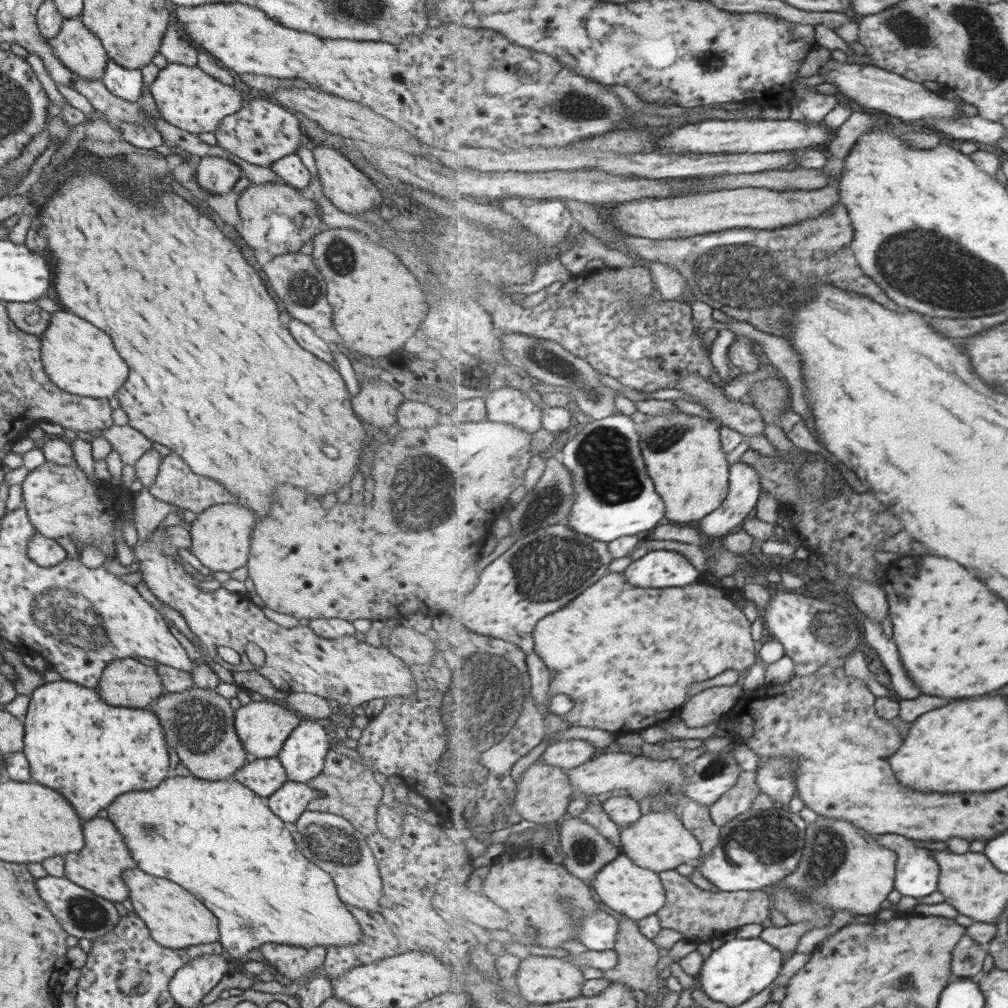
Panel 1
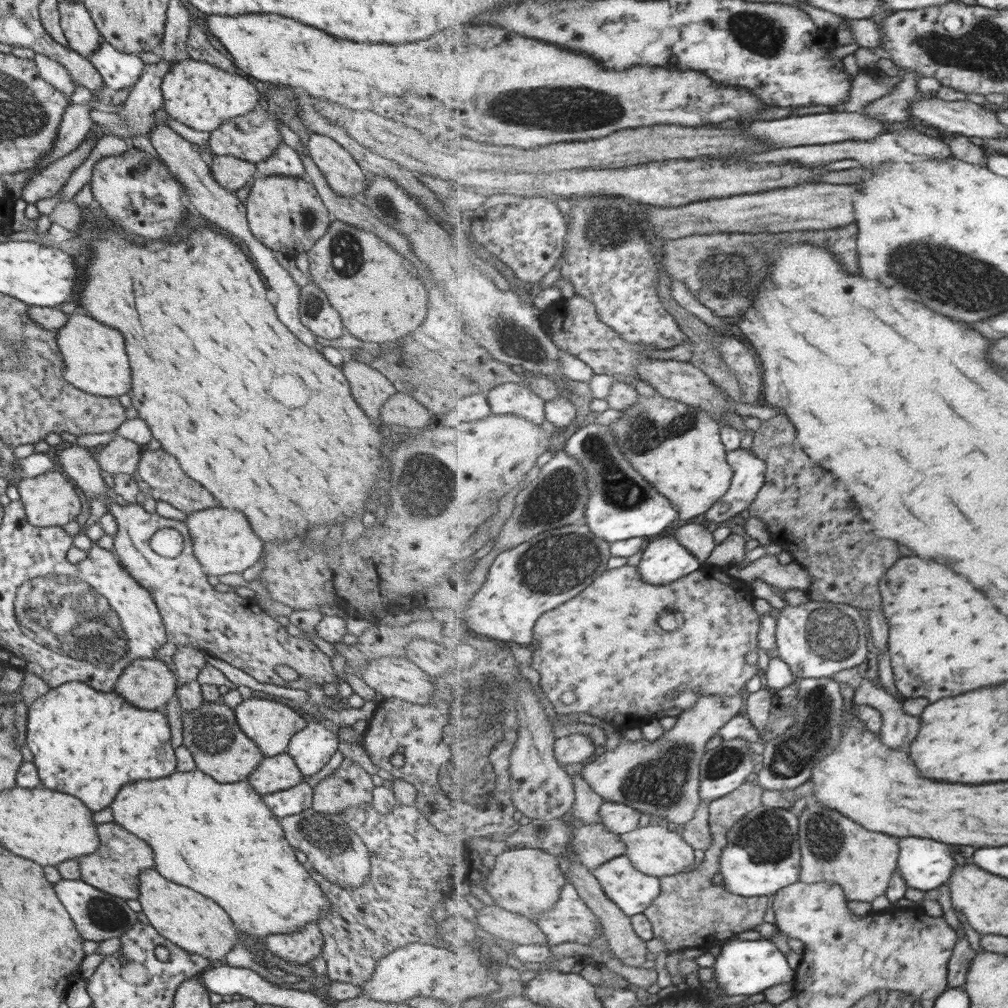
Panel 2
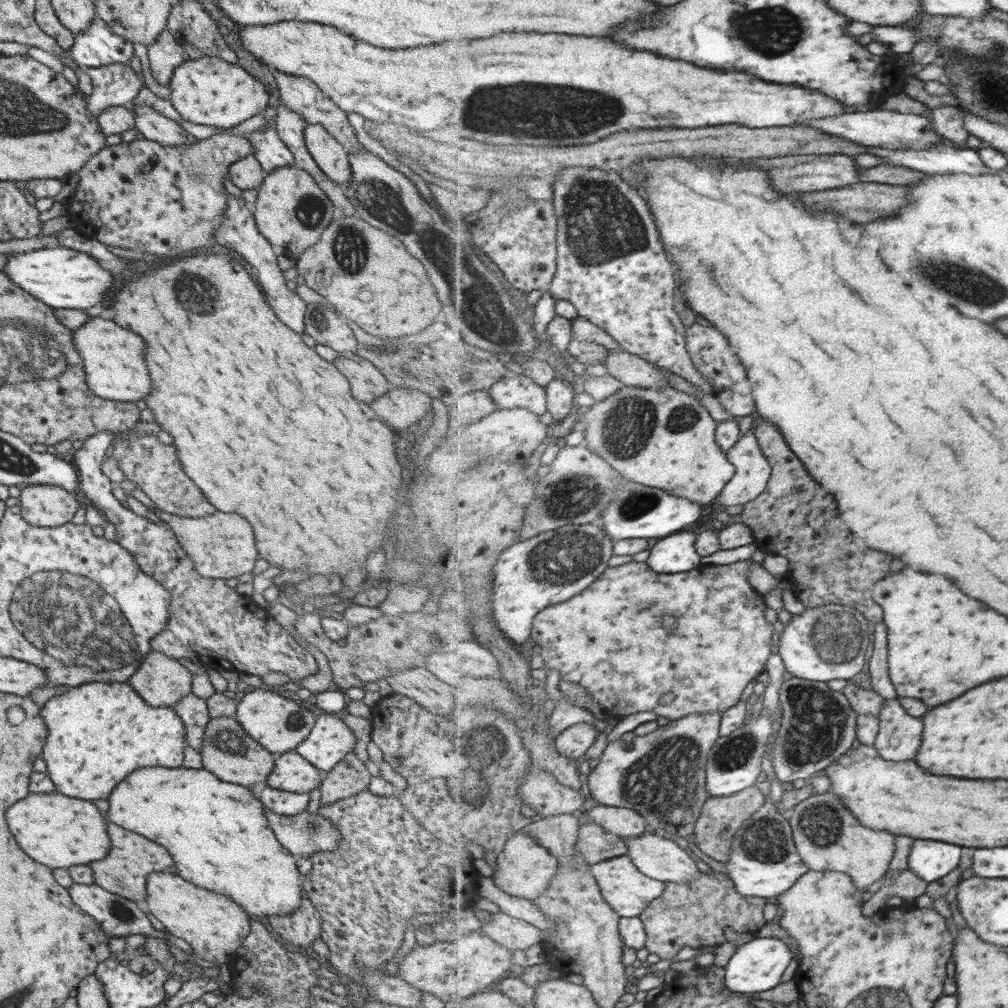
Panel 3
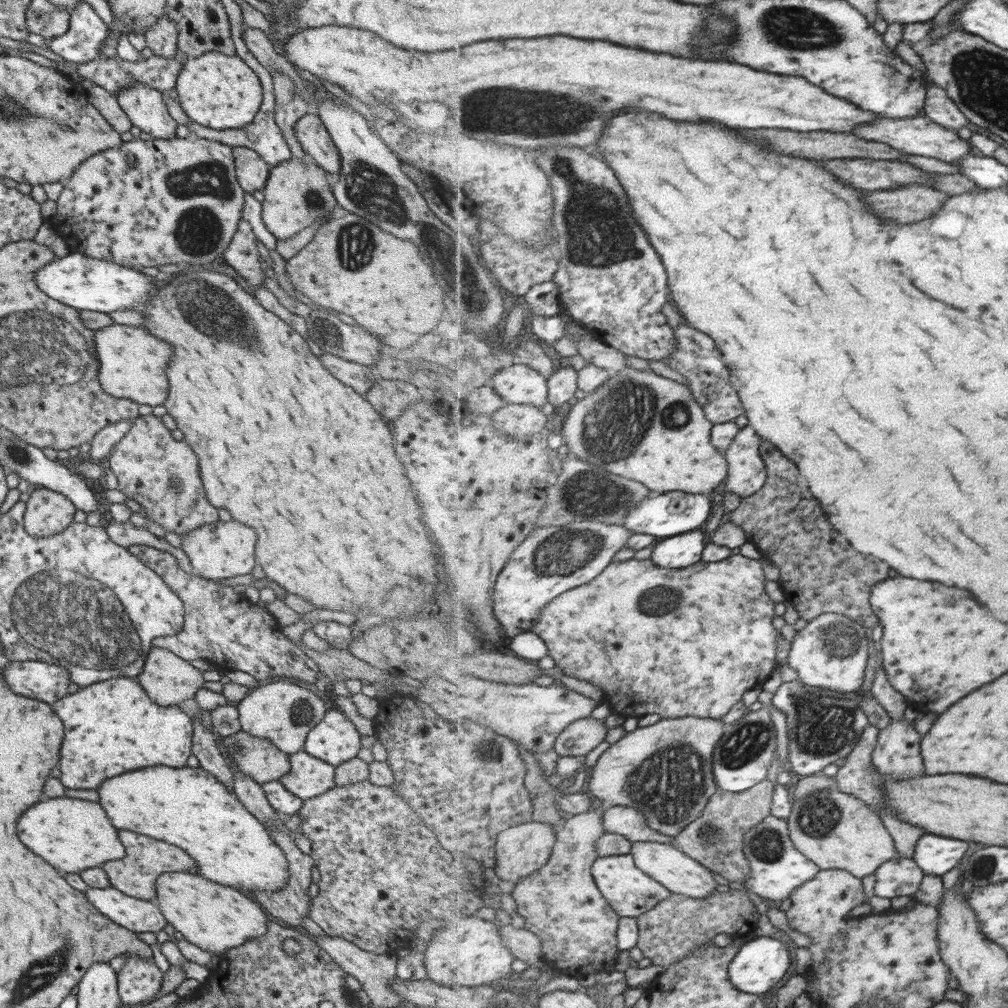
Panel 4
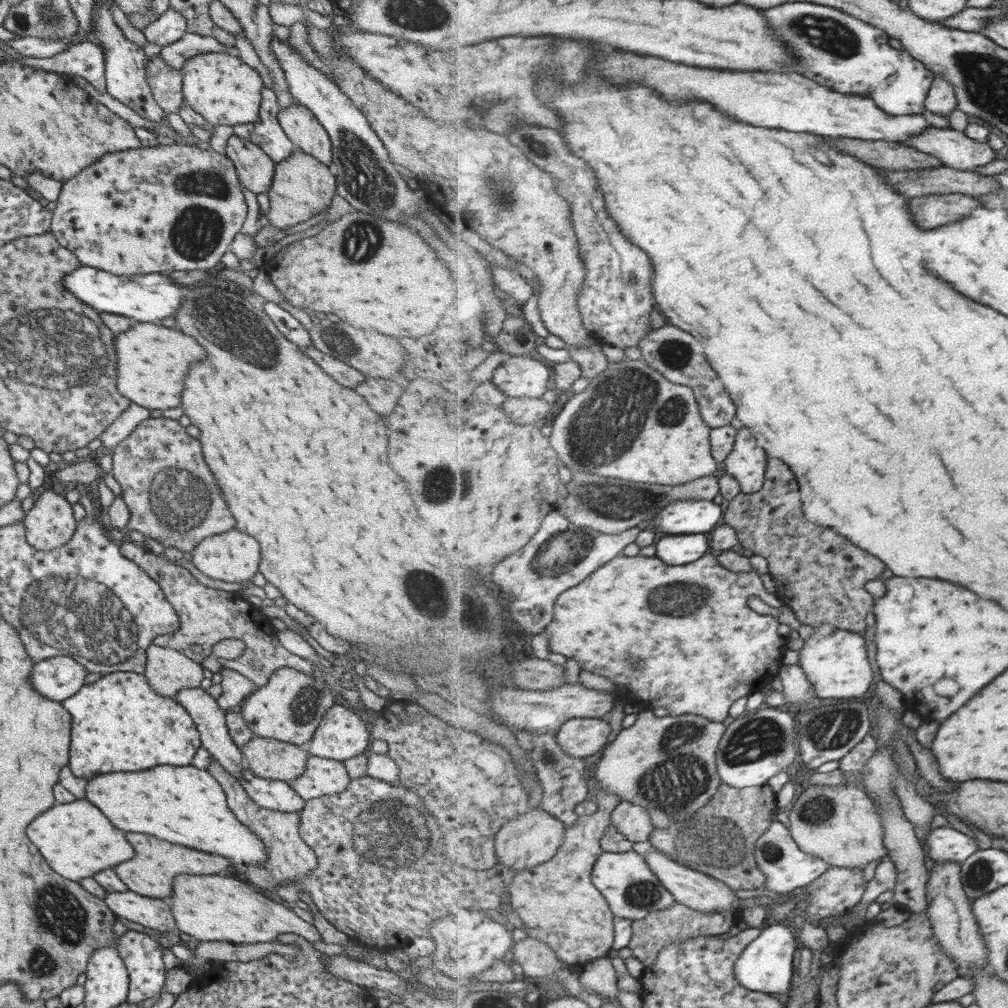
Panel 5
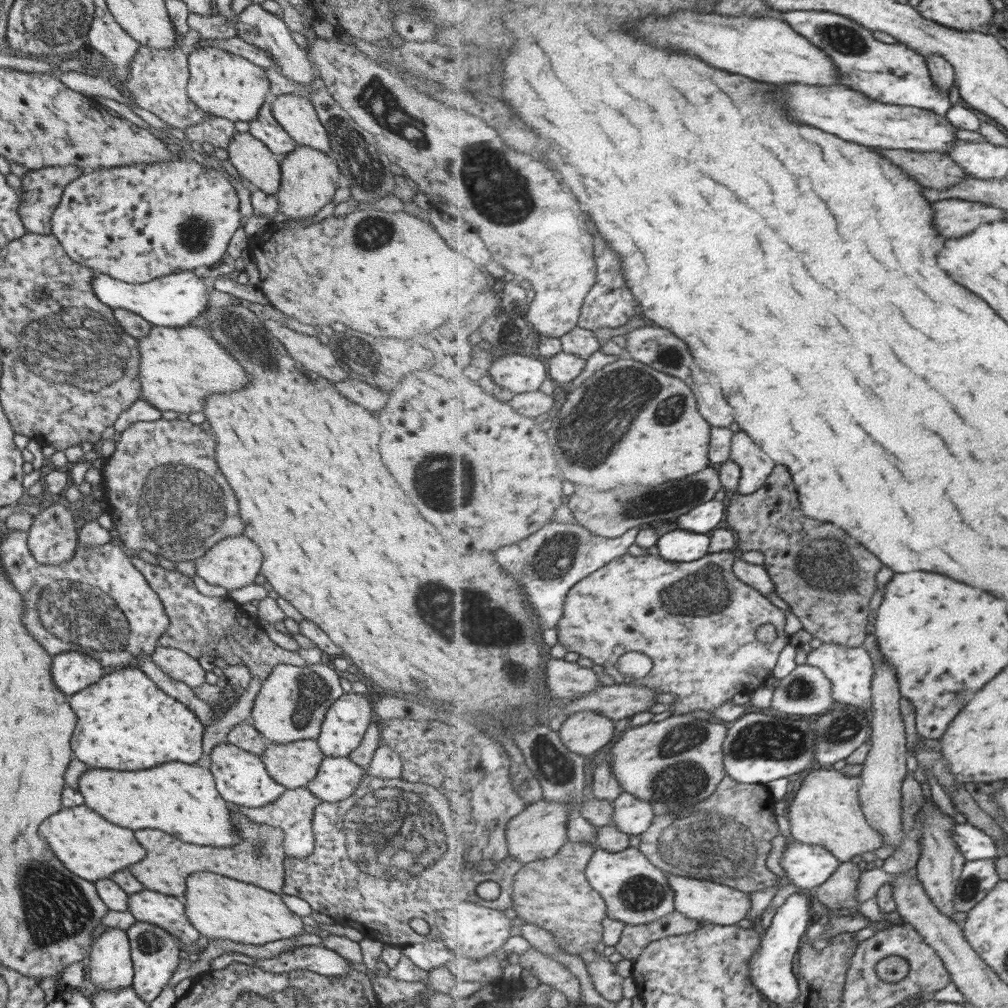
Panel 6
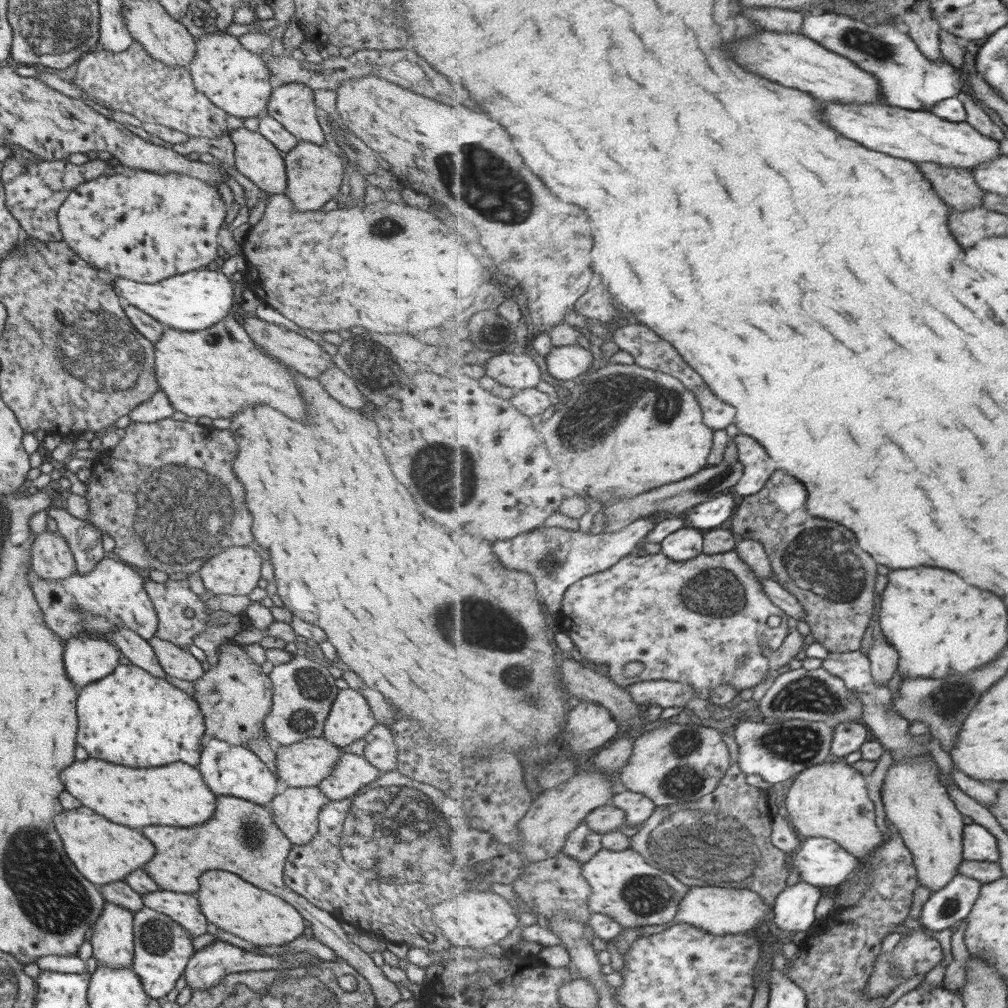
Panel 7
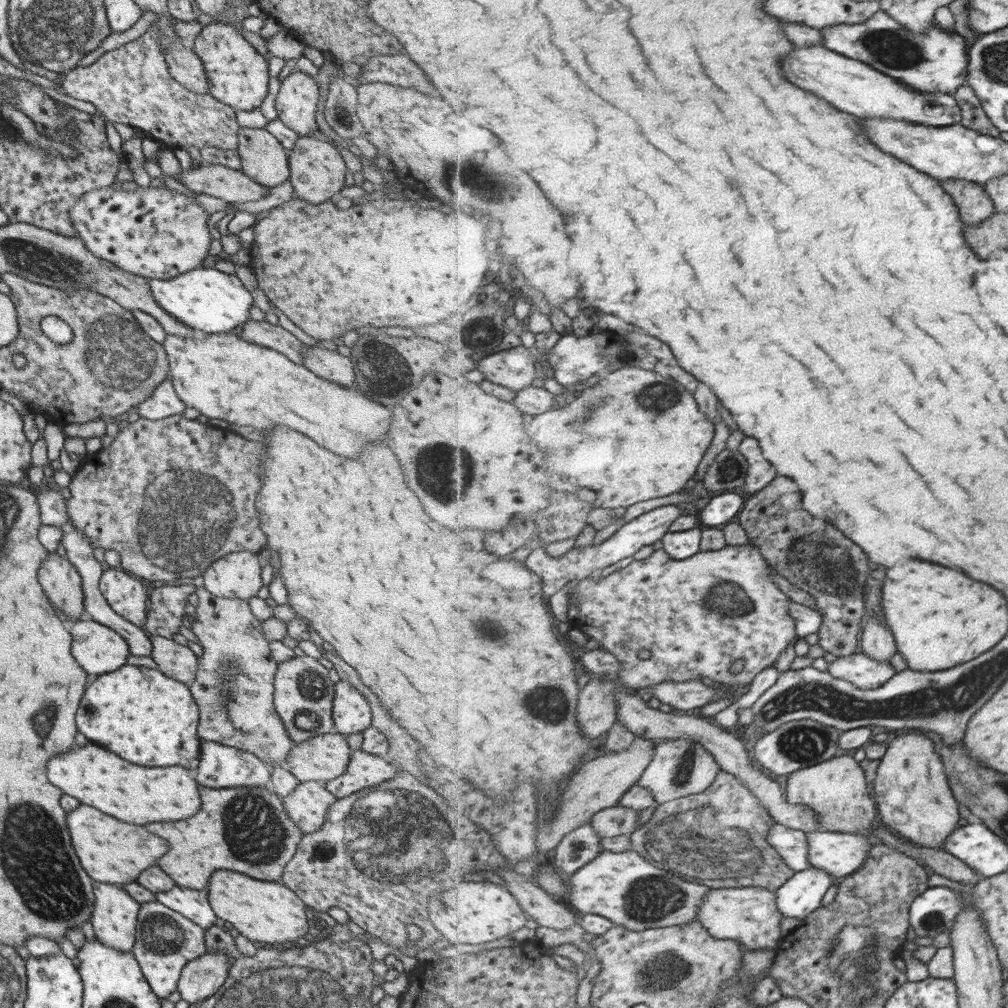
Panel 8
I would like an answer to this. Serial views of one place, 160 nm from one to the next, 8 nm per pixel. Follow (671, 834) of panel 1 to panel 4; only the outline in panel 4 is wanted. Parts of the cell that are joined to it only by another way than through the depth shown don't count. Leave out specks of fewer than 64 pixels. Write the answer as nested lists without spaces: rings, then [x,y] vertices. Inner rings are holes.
[[[633,843],[631,855],[640,870],[659,881],[663,886],[668,887],[672,893],[684,894],[693,899],[707,899],[717,888],[718,884],[707,867],[701,865],[696,858],[691,858],[685,852],[672,846],[671,843]]]

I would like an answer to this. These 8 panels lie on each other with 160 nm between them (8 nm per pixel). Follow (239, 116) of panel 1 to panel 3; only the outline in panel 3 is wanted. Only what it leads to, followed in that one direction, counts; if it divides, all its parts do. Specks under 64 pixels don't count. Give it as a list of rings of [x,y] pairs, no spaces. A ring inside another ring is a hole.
[[[222,131],[209,138],[190,139],[179,146],[165,146],[147,139],[133,139],[103,147],[84,162],[75,176],[79,181],[66,202],[71,208],[69,222],[74,230],[81,230],[87,238],[105,246],[139,250],[155,256],[177,256],[188,250],[207,252],[220,220],[228,196],[222,180],[228,166],[236,160],[253,154],[252,144],[243,136]]]

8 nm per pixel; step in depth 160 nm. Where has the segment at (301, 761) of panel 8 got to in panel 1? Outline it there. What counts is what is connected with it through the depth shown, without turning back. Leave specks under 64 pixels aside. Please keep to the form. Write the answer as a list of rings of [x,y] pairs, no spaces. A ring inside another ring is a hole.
[[[192,686],[181,692],[164,692],[147,709],[158,718],[165,742],[194,777],[220,781],[231,778],[251,758],[234,729],[234,713],[228,700],[214,690]]]

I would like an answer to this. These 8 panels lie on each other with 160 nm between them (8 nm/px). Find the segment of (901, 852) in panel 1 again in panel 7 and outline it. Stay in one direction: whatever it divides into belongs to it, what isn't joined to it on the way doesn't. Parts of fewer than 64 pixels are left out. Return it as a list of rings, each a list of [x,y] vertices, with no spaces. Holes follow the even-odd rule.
[[[975,822],[964,829],[964,860],[997,863],[1000,844],[991,831]]]

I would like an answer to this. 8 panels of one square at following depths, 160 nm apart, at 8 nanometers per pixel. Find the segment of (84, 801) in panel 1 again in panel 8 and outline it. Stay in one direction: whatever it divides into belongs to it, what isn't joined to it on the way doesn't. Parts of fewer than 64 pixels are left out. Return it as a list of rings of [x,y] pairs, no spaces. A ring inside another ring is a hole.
[[[125,664],[113,672],[96,676],[86,685],[84,692],[83,702],[75,714],[75,724],[77,730],[93,744],[99,744],[109,752],[115,752],[119,758],[139,766],[195,768],[198,765],[201,743],[196,733],[198,706],[190,695],[187,684],[173,680],[156,669]]]

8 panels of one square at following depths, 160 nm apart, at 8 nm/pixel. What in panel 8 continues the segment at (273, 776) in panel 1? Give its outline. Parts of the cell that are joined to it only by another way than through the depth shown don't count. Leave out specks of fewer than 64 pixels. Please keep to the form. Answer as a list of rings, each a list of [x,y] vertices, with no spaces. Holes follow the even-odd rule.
[[[357,749],[350,753],[345,772],[328,780],[324,787],[335,797],[343,798],[359,789],[379,785],[395,778],[399,771],[386,757],[369,754]]]

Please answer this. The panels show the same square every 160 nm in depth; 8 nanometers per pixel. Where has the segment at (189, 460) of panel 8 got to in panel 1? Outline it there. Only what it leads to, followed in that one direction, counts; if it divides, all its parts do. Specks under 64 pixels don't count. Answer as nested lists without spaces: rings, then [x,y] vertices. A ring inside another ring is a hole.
[[[171,452],[160,460],[154,483],[154,487],[147,488],[153,497],[194,513],[201,512],[214,504],[225,504],[225,502],[237,500],[227,490],[221,488],[216,480],[193,474],[193,471],[181,460],[181,457]]]

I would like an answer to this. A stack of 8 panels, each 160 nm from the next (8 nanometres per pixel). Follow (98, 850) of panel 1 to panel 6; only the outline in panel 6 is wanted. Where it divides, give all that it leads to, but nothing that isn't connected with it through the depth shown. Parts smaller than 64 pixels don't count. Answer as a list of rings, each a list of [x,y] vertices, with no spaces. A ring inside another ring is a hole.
[[[229,805],[230,820],[237,828],[241,842],[235,844],[235,848],[213,848],[213,846],[193,846],[185,844],[169,834],[161,834],[161,830],[137,830],[135,840],[145,848],[147,856],[129,866],[129,872],[144,886],[145,889],[156,891],[171,897],[181,897],[179,894],[185,892],[185,878],[191,872],[215,872],[223,874],[241,882],[247,882],[258,886],[262,890],[280,895],[283,886],[283,834],[281,830],[272,826],[256,823],[248,819],[239,809],[238,805]],[[259,847],[259,850],[257,848]],[[255,851],[259,854],[255,854]]]

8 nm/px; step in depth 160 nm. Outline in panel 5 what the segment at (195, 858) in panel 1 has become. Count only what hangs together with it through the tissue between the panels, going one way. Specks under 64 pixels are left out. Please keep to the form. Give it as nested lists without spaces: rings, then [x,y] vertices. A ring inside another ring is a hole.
[[[153,766],[143,772],[125,772],[125,774],[101,774],[85,784],[85,798],[97,806],[107,820],[123,832],[141,832],[151,834],[171,844],[189,846],[209,854],[225,856],[233,862],[237,872],[245,872],[247,866],[265,866],[265,847],[262,838],[253,834],[251,829],[241,824],[230,812],[220,784],[205,769],[191,766]]]

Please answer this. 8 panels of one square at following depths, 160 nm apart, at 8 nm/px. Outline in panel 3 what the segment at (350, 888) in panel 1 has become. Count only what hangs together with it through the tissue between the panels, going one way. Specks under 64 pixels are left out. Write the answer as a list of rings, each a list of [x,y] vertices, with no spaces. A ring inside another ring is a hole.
[[[263,807],[263,812],[275,839],[291,855],[305,855],[310,859],[317,852],[337,852],[341,835],[330,820],[320,814],[303,811],[294,815],[280,815],[267,807]]]

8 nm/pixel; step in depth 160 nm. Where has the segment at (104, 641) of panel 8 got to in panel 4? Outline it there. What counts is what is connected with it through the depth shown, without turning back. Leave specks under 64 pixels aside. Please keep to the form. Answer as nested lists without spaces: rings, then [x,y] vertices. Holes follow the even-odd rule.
[[[10,661],[3,676],[11,692],[48,705],[68,694],[69,673],[53,663]]]

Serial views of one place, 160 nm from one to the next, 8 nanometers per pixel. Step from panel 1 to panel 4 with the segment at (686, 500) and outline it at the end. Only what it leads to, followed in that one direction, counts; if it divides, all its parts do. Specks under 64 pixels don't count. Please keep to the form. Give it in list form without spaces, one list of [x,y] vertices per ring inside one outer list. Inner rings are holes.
[[[626,368],[619,374],[612,374],[597,392],[587,394],[571,406],[562,426],[561,436],[573,456],[597,467],[607,467],[609,472],[621,477],[643,482],[651,490],[681,490],[709,496],[719,484],[725,482],[725,478],[728,478],[729,463],[726,455],[712,443],[714,425],[713,422],[709,422],[708,414],[709,410],[705,410],[705,406],[697,402],[688,386],[659,376],[651,370],[643,372]]]

